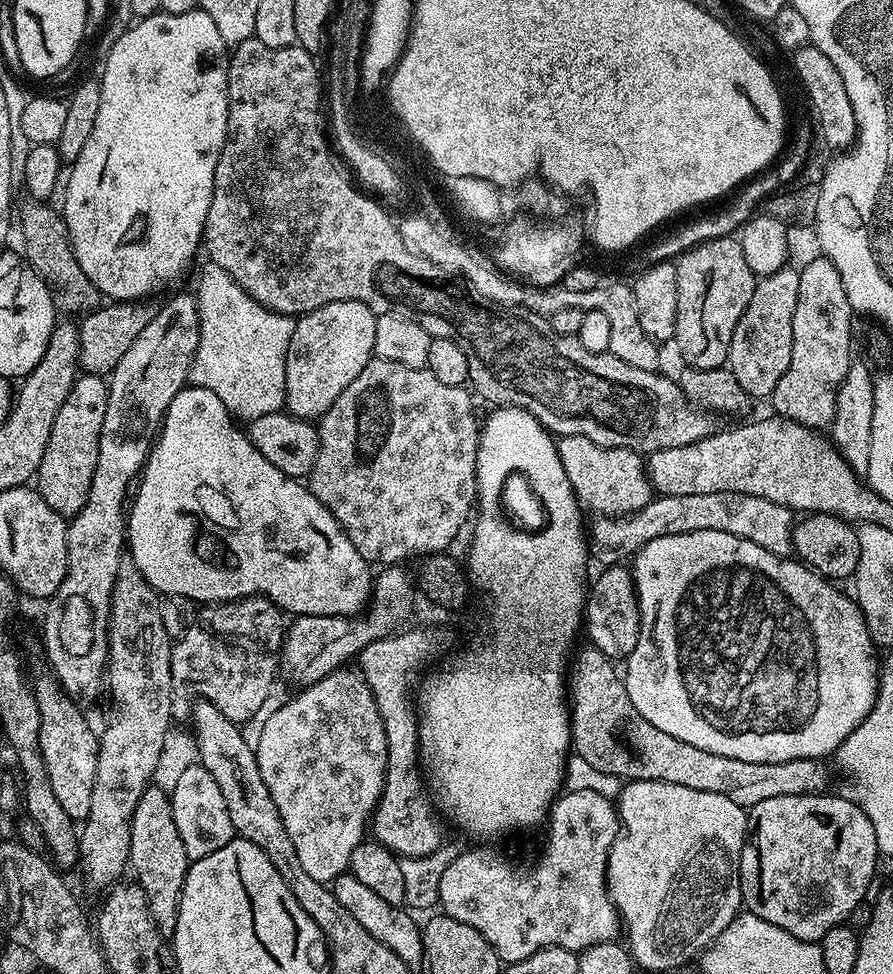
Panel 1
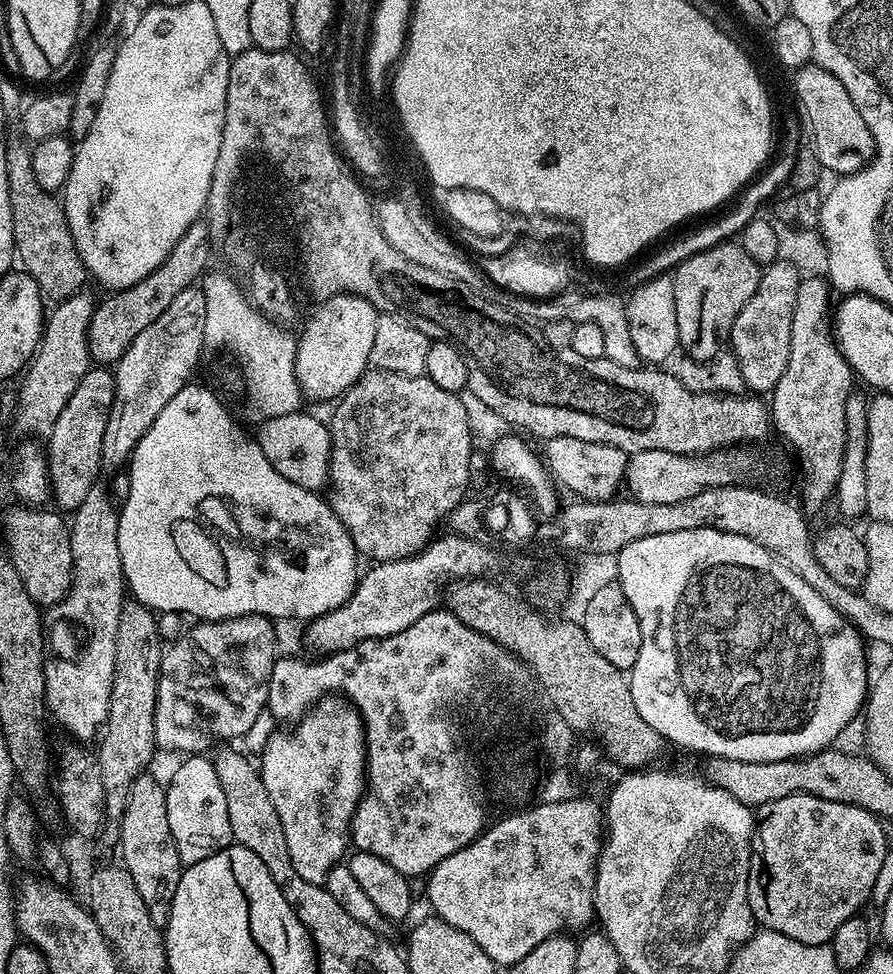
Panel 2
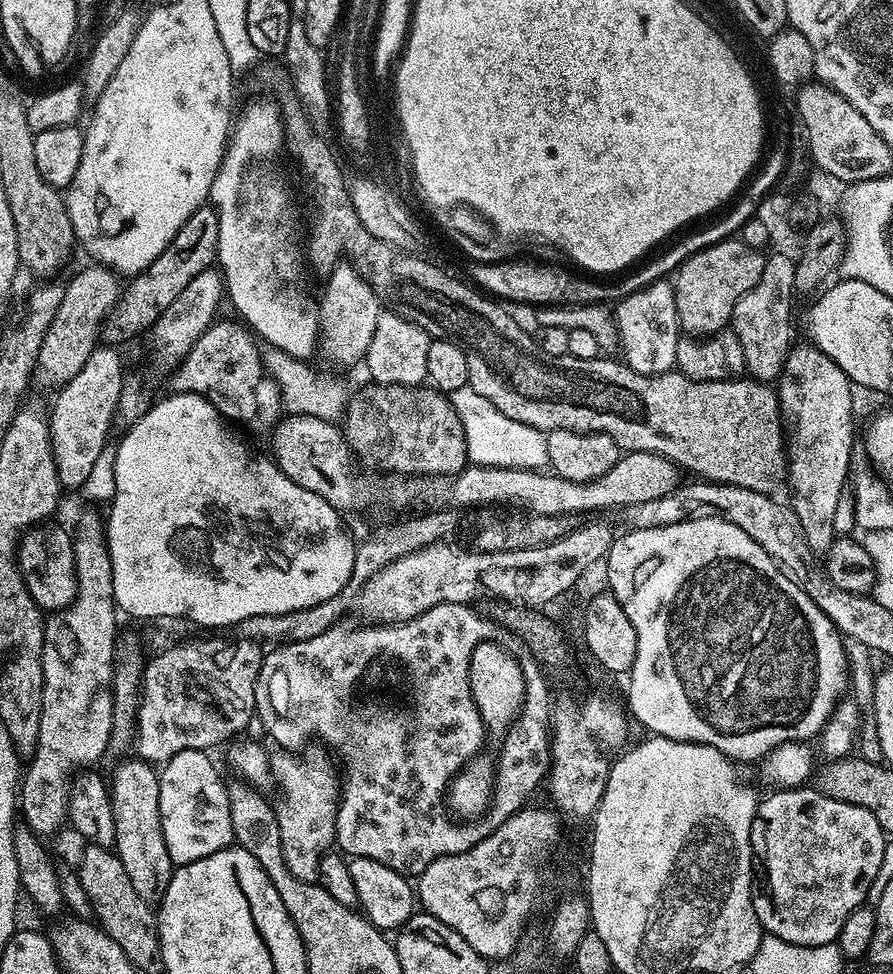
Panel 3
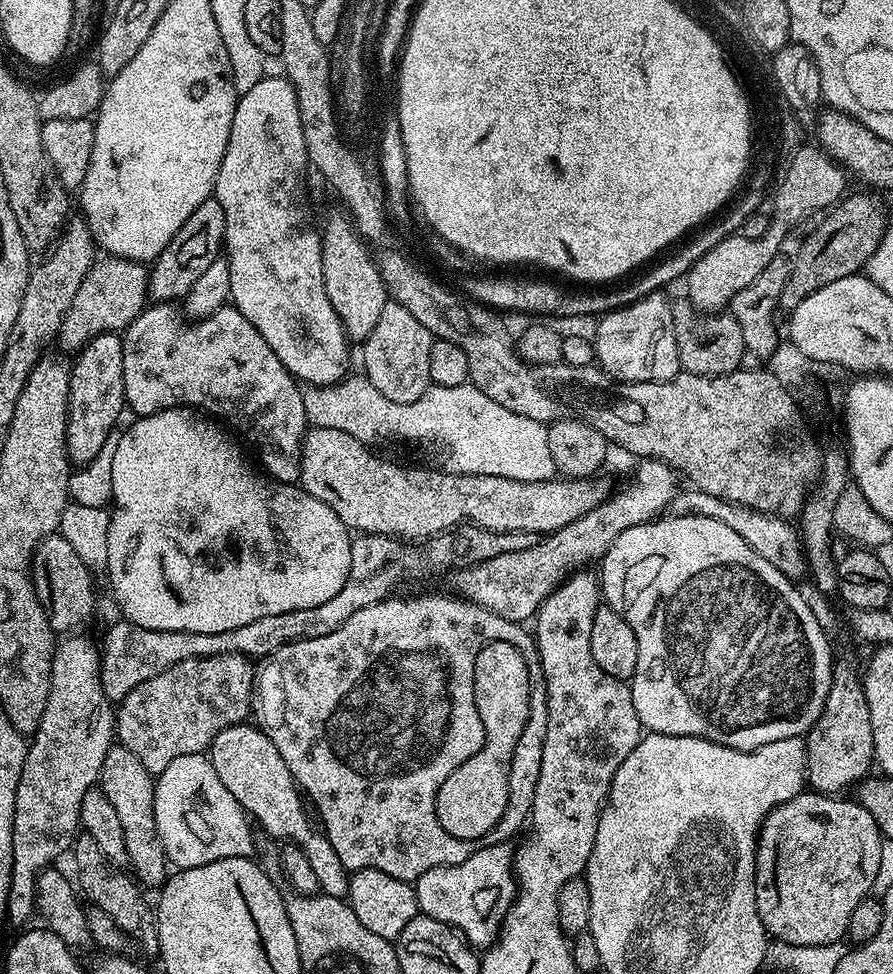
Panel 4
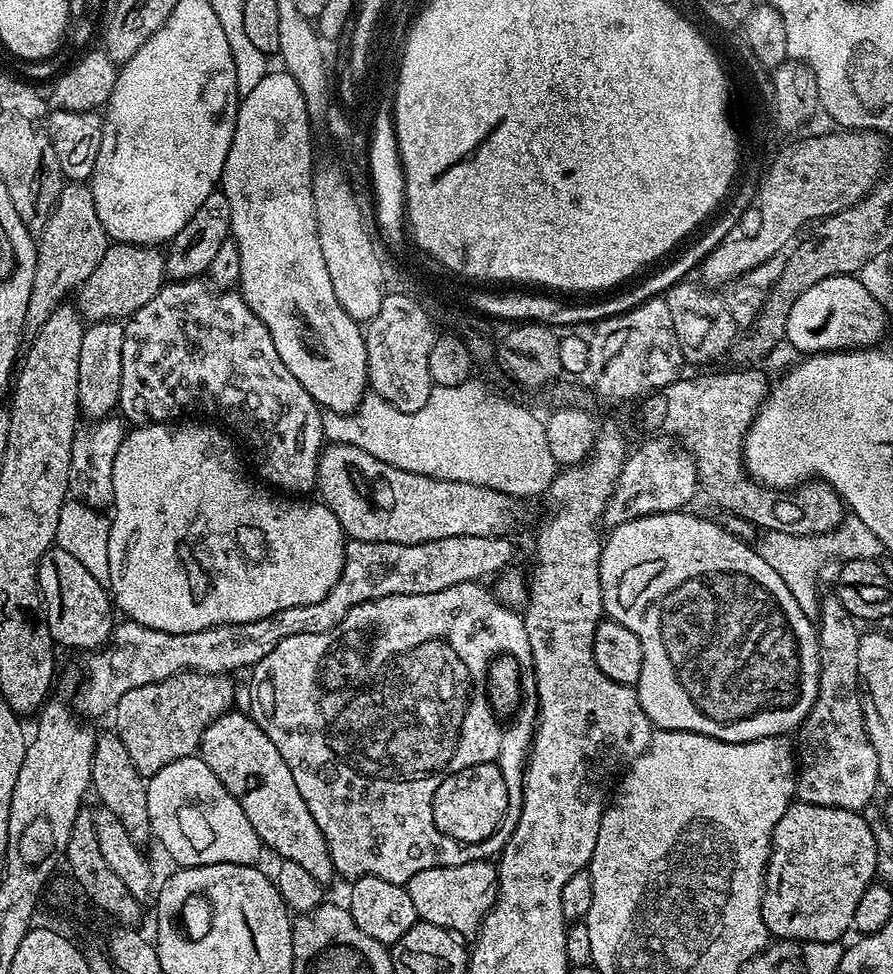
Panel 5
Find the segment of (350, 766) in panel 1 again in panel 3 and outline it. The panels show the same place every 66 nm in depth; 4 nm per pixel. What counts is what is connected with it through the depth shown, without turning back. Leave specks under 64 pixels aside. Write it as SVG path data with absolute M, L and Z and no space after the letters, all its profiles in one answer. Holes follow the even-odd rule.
M287 750L272 756L272 779L280 787L280 833L282 834L282 858L290 866L294 878L302 878L307 884L317 883L320 860L336 842L336 807L340 805L341 781L328 768L315 768L299 755Z

